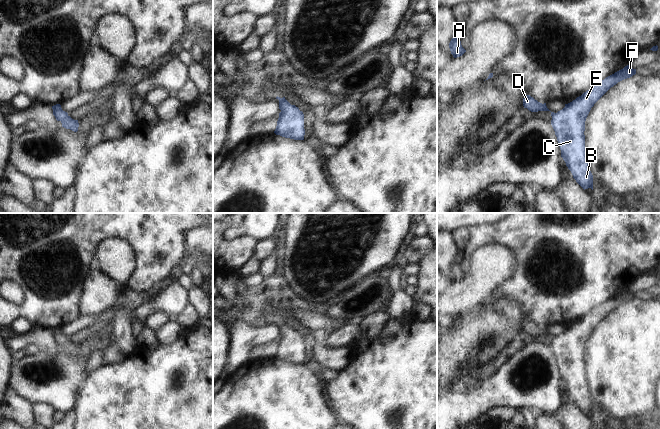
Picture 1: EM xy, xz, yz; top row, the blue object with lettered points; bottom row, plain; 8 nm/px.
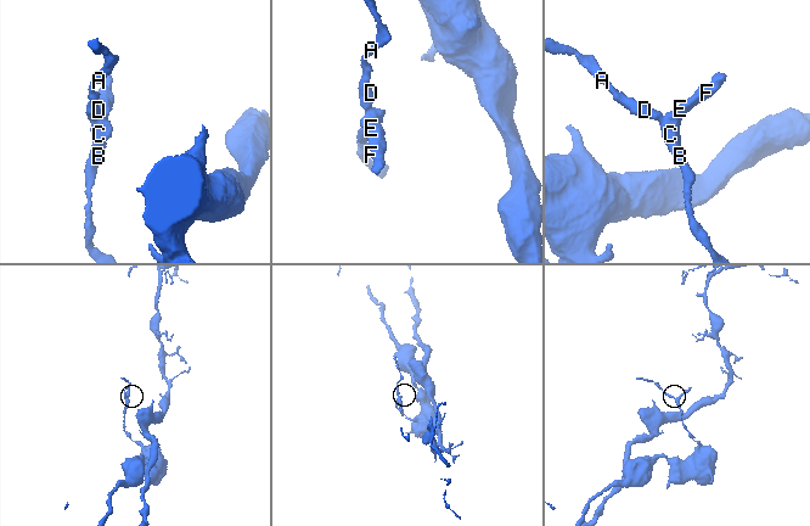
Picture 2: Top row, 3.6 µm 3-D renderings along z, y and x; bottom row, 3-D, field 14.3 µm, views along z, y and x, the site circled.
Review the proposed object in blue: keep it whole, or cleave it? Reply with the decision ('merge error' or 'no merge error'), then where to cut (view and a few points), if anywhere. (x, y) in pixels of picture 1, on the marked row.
no merge error | no cut

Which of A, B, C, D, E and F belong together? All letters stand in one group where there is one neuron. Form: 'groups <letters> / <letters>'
groups A B C D E F

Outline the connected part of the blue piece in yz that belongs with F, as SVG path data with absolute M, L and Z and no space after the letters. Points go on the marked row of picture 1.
M630 65L594 84L557 113L551 112L551 125L561 150L561 157L573 178L585 190L593 190L593 175L585 153L585 121L594 104L618 82L636 74Z

